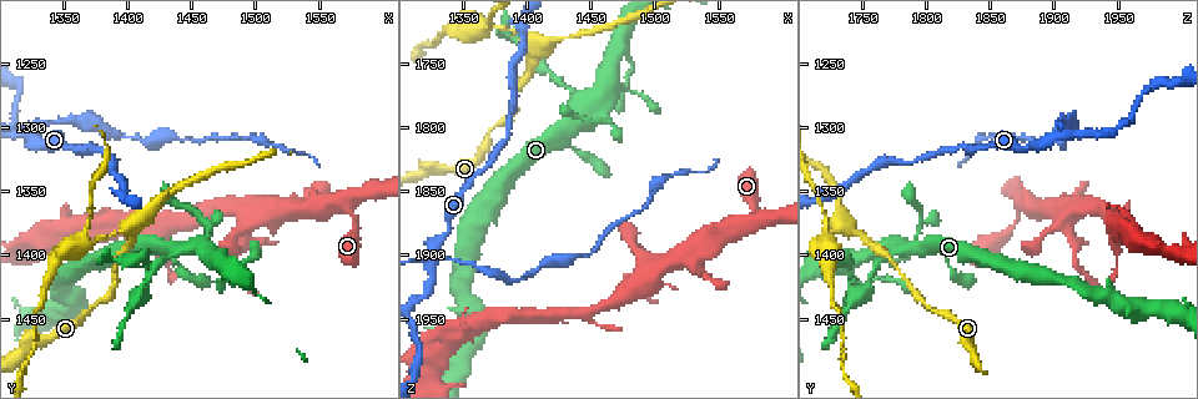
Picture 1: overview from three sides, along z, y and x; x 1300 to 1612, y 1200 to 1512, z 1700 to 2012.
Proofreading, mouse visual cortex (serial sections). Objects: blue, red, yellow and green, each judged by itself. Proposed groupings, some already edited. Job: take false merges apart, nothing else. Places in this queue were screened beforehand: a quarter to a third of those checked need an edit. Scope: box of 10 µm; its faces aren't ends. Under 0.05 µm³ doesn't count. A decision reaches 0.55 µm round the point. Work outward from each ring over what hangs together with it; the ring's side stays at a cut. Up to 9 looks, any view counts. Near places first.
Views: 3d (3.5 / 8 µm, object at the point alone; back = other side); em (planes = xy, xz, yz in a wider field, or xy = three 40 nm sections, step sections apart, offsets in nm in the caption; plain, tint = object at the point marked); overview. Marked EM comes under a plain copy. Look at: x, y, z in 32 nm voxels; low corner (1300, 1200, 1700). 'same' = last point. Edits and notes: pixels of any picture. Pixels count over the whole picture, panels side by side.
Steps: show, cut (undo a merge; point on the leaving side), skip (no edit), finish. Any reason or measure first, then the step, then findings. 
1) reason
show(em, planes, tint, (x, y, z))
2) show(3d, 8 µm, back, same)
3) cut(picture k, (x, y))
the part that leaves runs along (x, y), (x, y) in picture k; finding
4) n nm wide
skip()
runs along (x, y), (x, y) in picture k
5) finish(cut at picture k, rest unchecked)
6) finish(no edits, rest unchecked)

abrupt turn
show(3d, 3.5 µm, (1366, 1392, 1720))

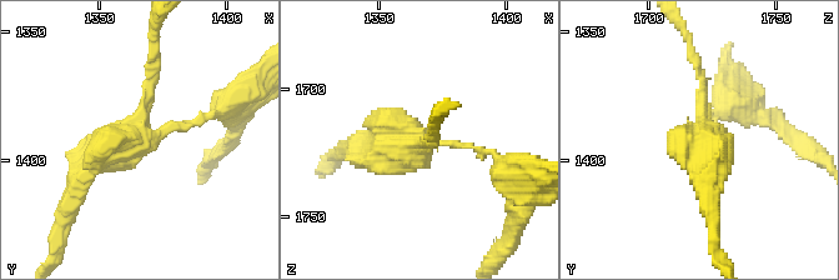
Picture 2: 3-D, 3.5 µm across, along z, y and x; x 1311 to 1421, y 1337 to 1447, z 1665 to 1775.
3 arms; arms of 100, 100, 350 nm; shape alone is not enough
show(em, xy, step 5, tint, (1366, 1391, 1721))

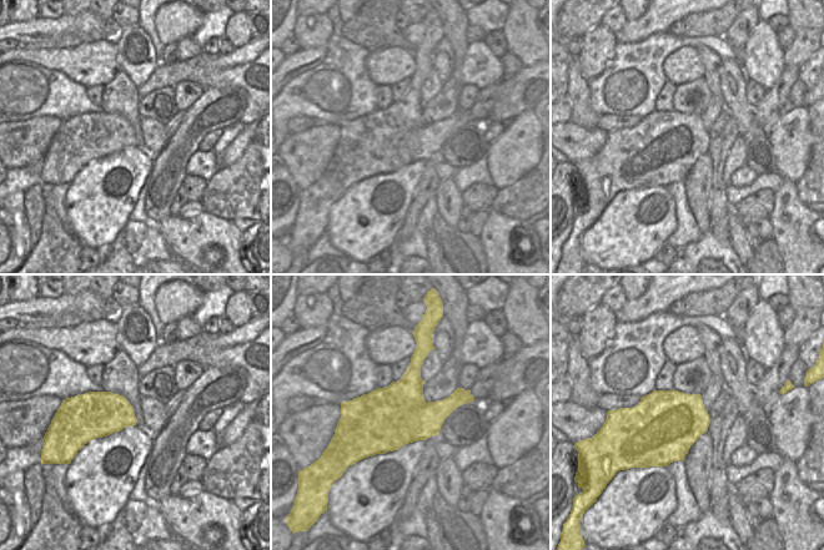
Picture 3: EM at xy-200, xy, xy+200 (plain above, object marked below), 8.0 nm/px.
cut(picture 2, (388, 159))
a second cell is stuck on

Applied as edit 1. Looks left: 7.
four-way junction
show(3d, 3.5 µm, (1504, 1366, 1912))

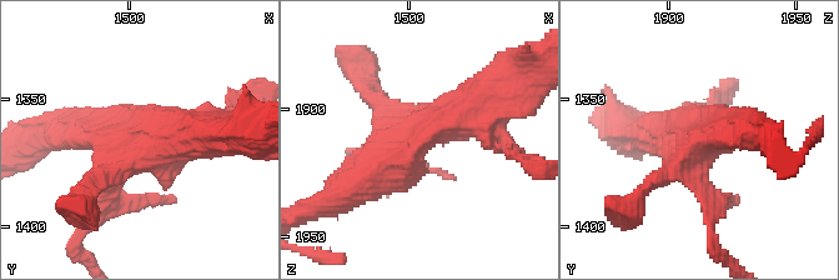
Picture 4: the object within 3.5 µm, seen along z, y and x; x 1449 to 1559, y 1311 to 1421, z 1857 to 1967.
4 arms; arms of 200, 250, 500, 600 nm
show(em, xy, step 3, tint, (1503, 1368, 1910))

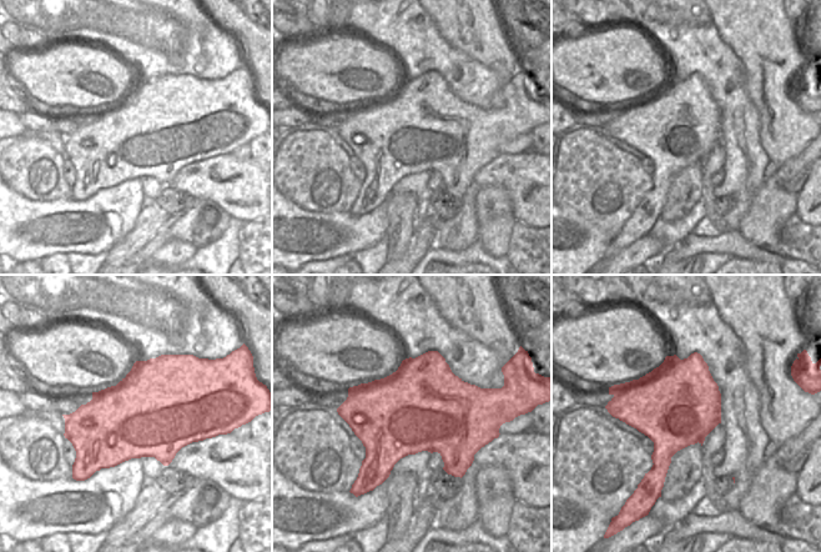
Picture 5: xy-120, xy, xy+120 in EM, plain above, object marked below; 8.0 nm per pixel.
show(em, xy, step 2, tint, same)

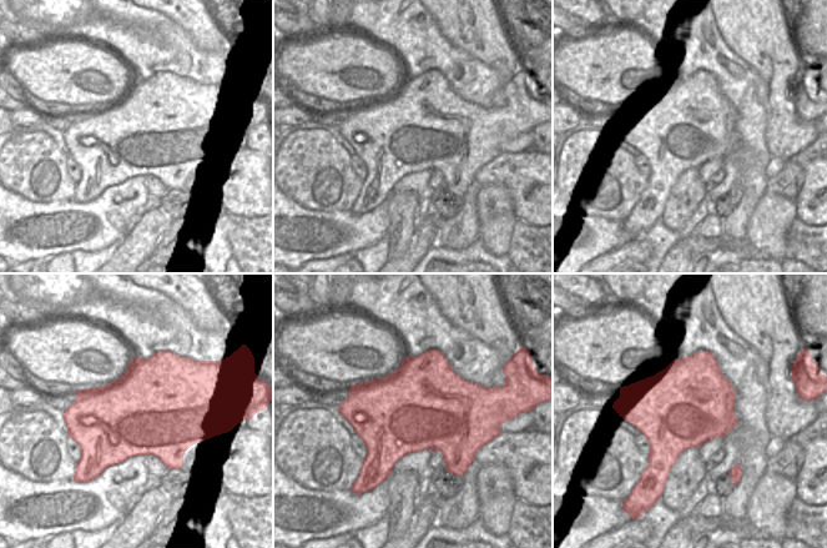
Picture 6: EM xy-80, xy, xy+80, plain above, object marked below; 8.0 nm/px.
cut(picture 4, (151, 198))
the part that leaves runs along (704, 196), (711, 239), (731, 261) in picture 4; two cells meet here

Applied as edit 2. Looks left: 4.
see it whole again
show(overview)

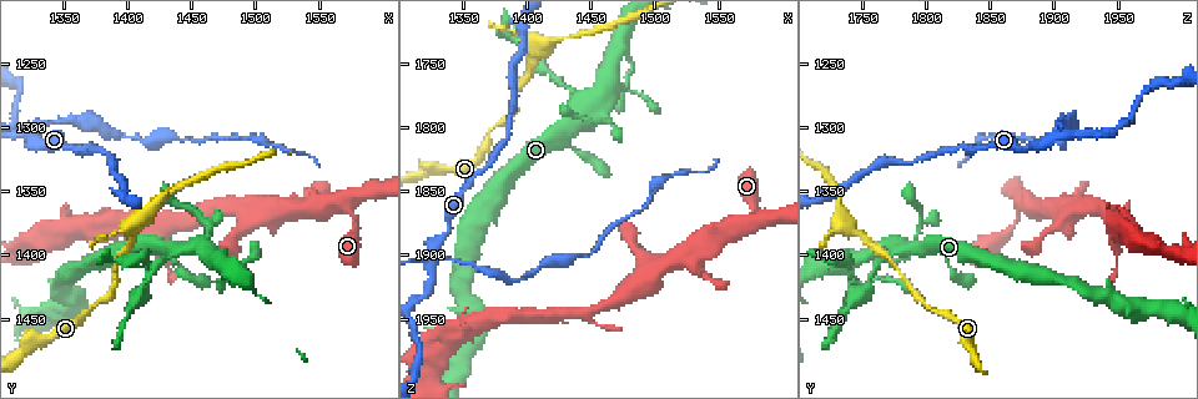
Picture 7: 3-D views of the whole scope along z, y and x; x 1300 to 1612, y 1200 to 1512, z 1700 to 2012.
sudden change in width
show(3d, 3.5 µm, (1460, 1378, 1794))

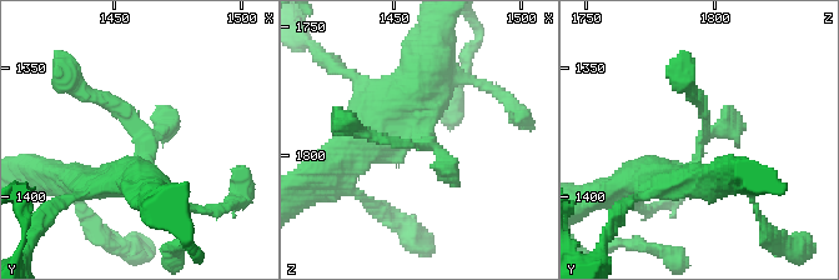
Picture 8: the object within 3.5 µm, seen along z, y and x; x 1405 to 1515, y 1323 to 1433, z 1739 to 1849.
show(em, xy, step 5, tint, (1462, 1380, 1794))

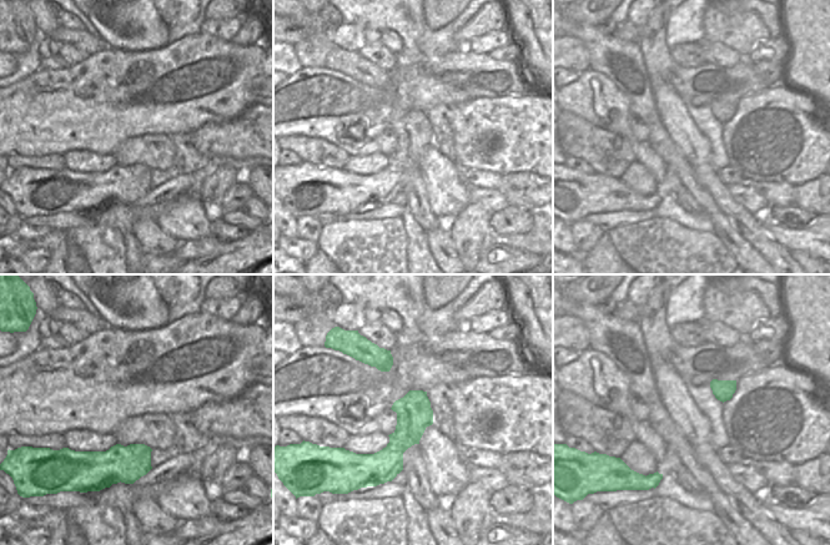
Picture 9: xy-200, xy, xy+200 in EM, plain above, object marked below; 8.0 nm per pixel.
skip()
runs along (687, 181), (706, 131), (693, 96) in picture 8; one cell here

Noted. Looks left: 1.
finish(cut at picture 2, cut at picture 4, rest unchecked)

